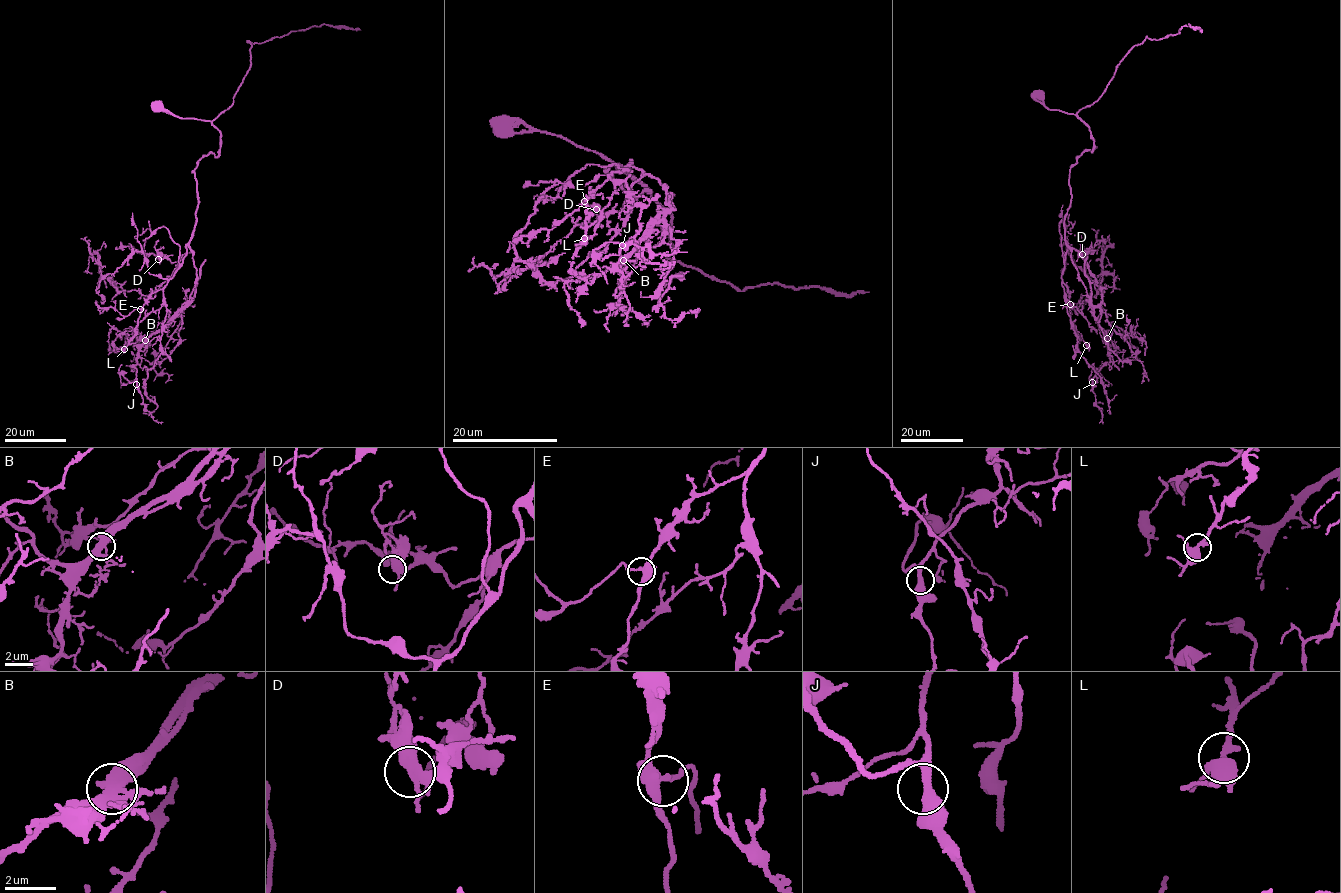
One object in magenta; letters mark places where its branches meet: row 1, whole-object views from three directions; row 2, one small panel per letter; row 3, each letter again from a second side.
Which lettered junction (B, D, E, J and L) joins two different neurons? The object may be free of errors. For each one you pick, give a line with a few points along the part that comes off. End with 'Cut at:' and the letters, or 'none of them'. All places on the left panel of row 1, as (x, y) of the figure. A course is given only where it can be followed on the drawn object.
B: Course of the part to remove: (146, 340), (192, 298), (200, 266), (205, 259)
Cut at: B

